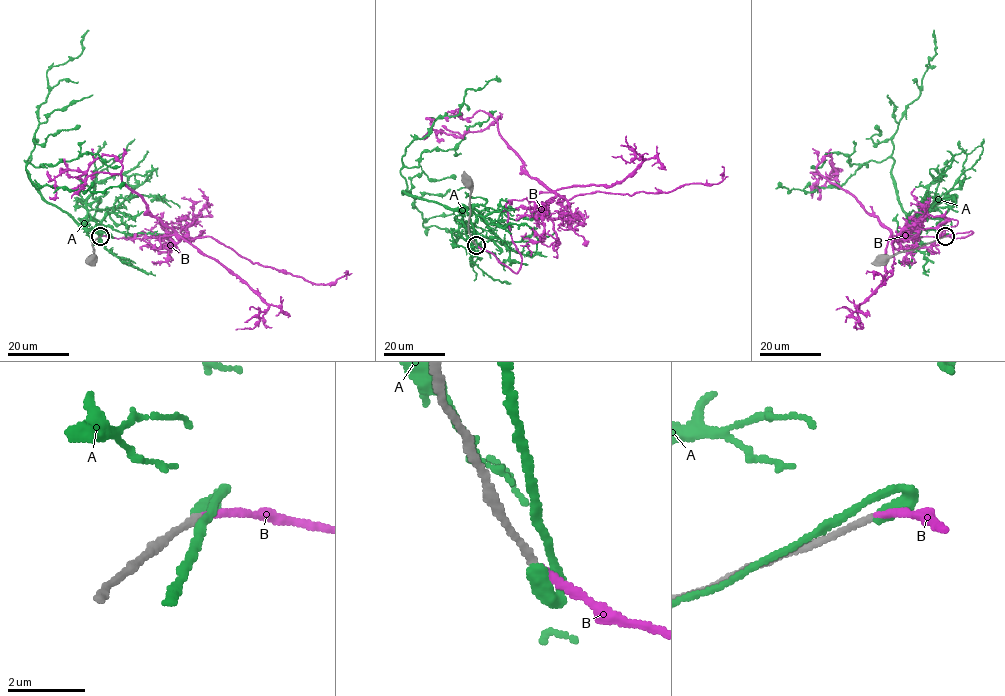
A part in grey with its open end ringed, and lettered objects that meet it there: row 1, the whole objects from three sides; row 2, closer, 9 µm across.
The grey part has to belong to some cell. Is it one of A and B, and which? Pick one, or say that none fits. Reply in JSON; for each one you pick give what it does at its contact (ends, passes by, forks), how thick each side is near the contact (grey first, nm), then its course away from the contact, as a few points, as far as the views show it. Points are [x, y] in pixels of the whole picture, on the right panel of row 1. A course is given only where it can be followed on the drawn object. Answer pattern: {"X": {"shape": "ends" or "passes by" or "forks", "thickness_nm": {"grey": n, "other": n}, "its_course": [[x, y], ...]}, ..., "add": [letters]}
{"B": {"shape": "ends", "thickness_nm": {"grey": 170, "other": 160}, "its_course": [[945, 235], [899, 239], [896, 249], [891, 232], [816, 168], [831, 154], [837, 171], [817, 199]]}, "add": ["B"]}

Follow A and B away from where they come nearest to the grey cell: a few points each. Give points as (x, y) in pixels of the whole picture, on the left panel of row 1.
A: (100, 236), (94, 245), (49, 203), (26, 169), (31, 158), (24, 161), (38, 188), (104, 191), (124, 182)
B: (100, 235), (143, 231), (130, 239), (158, 249), (174, 232), (123, 184), (114, 156), (62, 171), (49, 199)

